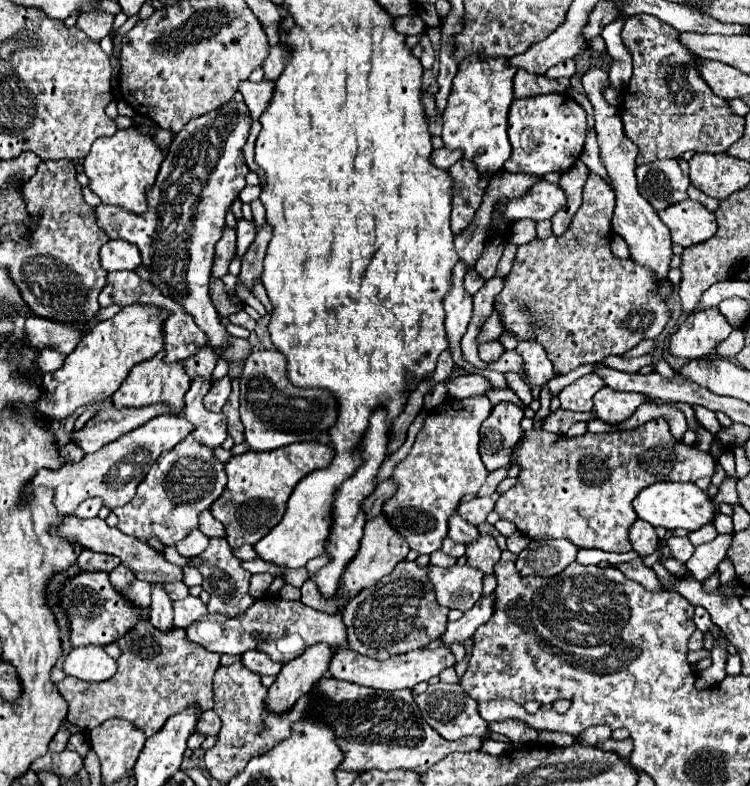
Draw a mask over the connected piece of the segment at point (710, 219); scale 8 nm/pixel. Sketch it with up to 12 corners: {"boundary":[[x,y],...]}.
{"boundary":[[683,200],[659,212],[683,248],[717,232],[715,216]]}

